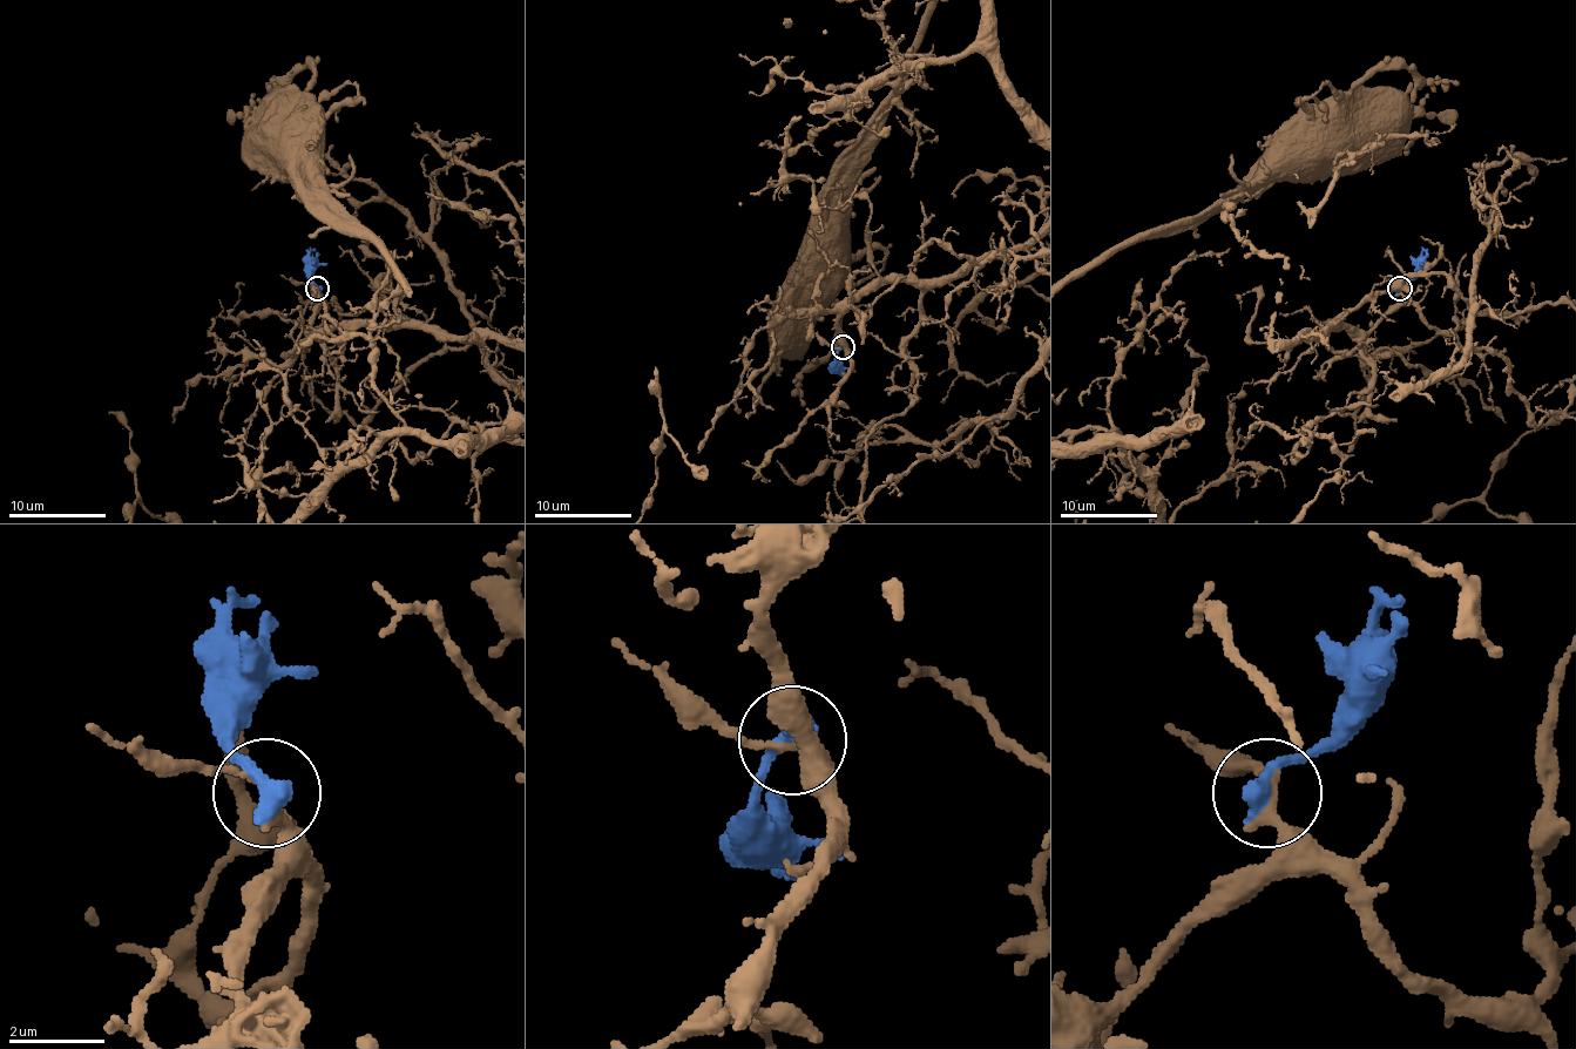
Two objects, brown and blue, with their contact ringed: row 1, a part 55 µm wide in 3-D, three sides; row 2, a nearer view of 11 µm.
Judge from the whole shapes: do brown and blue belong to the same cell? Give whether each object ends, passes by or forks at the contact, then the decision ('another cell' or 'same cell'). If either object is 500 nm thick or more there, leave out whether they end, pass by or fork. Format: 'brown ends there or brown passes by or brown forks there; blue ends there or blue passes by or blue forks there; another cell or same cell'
brown passes by; blue ends there; another cell

